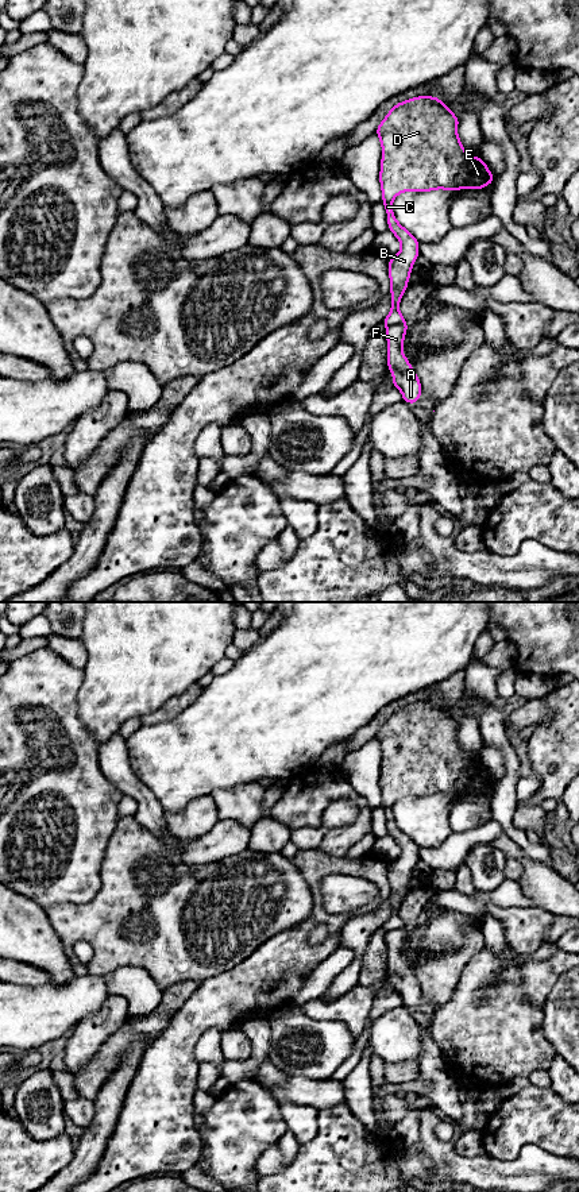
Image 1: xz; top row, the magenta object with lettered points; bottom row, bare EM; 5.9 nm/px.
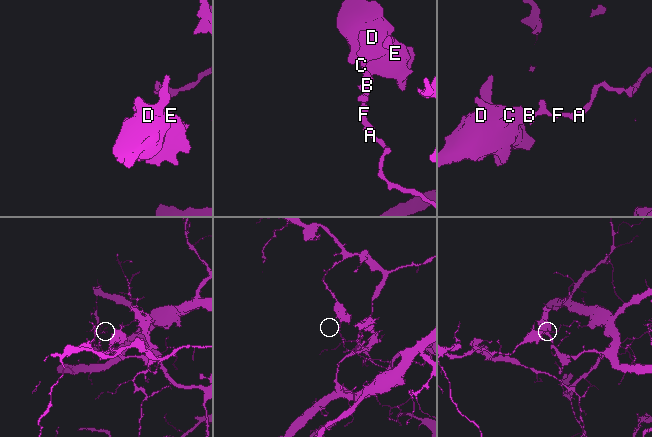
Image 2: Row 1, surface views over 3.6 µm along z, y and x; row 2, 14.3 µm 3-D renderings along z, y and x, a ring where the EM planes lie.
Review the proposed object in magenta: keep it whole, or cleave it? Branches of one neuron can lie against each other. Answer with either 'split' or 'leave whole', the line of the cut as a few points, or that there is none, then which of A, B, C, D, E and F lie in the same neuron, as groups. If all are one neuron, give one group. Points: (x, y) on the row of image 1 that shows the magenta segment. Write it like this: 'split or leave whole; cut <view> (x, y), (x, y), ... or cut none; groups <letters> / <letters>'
split; cut xz (404, 320), (388, 327); groups A F / B C D E

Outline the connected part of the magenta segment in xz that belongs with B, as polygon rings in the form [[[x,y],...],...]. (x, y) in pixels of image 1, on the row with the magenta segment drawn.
[[[417,96],[395,104],[375,131],[382,146],[379,184],[387,227],[401,243],[399,252],[389,258],[391,309],[382,321],[386,327],[405,321],[399,301],[420,256],[420,243],[395,219],[393,200],[404,192],[482,190],[494,184],[482,158],[464,150],[458,126],[459,117],[439,97]]]

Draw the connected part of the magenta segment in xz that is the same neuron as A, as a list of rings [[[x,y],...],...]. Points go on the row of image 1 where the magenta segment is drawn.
[[[406,321],[386,328],[387,339],[387,369],[394,375],[391,385],[402,393],[402,401],[417,404],[422,393],[421,382],[413,366],[404,355],[402,344],[408,331]]]

